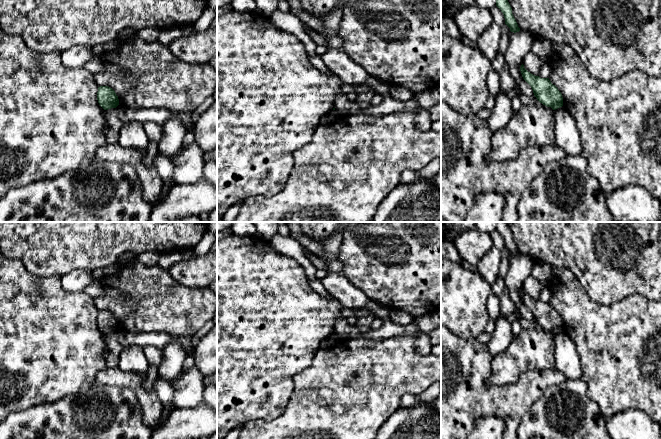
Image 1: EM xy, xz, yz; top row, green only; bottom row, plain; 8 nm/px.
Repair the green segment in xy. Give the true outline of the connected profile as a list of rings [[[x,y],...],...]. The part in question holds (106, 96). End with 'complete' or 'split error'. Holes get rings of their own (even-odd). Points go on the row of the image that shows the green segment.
[[[108,86],[98,87],[97,100],[104,110],[116,108],[119,105],[118,96],[115,91]]]; complete

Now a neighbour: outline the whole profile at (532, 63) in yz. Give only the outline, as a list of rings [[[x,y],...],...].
[[[532,51],[528,52],[523,60],[524,68],[535,76],[539,76],[545,62]]]

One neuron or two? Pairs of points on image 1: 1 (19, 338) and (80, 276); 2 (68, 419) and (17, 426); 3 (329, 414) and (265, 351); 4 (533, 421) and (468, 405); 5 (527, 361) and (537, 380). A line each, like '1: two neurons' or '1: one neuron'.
1: two neurons
2: one neuron
3: two neurons
4: two neurons
5: two neurons

